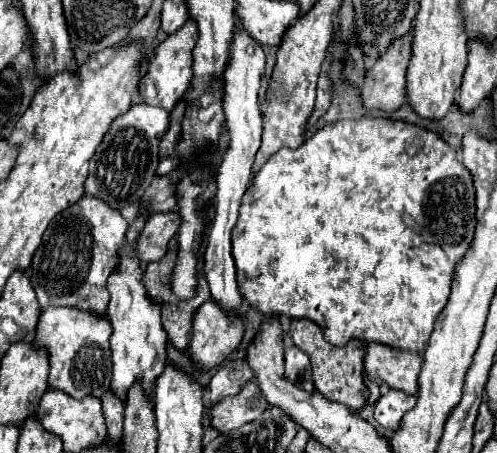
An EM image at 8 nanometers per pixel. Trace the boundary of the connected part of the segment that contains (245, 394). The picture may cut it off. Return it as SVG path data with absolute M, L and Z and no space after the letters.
M254 381L244 383L236 395L222 399L212 407L212 427L220 433L228 433L258 419L266 407L268 401L264 399L260 387Z

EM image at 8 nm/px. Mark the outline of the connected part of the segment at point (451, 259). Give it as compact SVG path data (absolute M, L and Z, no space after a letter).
M362 117L350 121L328 123L326 127L318 129L308 141L304 141L298 149L280 149L274 153L264 167L254 175L252 185L248 187L240 217L236 227L232 229L232 255L238 269L238 287L244 299L258 307L262 313L268 315L286 315L286 317L306 317L318 323L324 331L324 337L332 345L346 345L352 337L362 341L376 341L388 347L396 347L408 353L424 353L428 347L428 339L434 331L434 323L442 313L444 305L450 297L454 267L466 255L472 245L476 229L476 189L472 173L464 167L458 159L458 153L434 131L424 127L394 121L386 117Z

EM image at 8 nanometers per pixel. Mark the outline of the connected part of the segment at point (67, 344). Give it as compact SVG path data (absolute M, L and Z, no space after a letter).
M48 307L42 311L36 327L36 343L50 353L48 385L60 389L70 397L82 399L86 395L102 397L112 383L112 351L110 351L112 323L106 315L82 311L76 307Z

